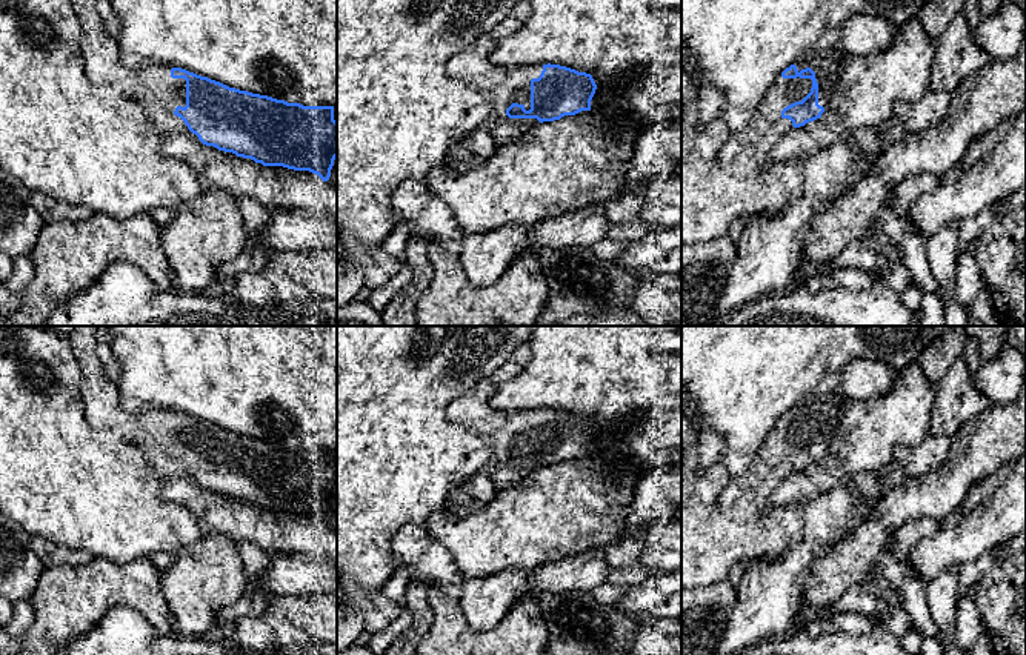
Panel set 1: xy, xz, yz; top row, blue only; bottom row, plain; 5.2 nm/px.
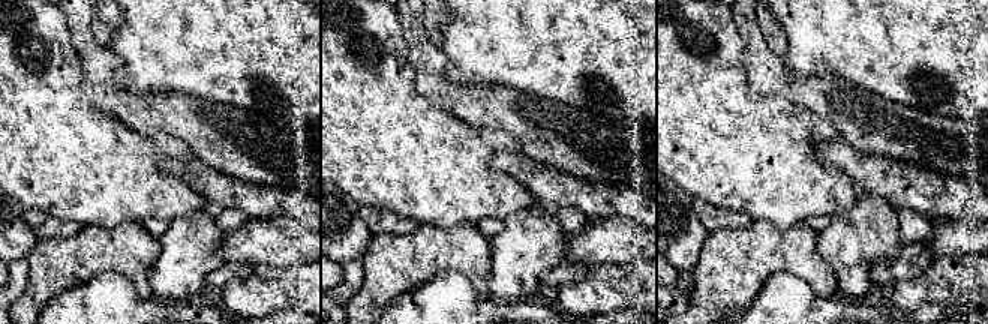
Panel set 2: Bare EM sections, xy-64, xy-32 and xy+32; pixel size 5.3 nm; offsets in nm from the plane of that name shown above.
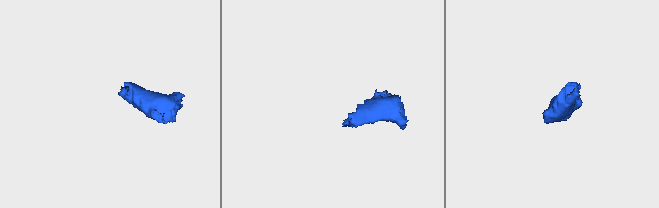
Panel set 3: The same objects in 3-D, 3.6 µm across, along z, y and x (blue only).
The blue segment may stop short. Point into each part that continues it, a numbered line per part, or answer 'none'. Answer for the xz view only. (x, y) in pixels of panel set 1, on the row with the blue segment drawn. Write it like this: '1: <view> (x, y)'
1: xz (503, 86)

